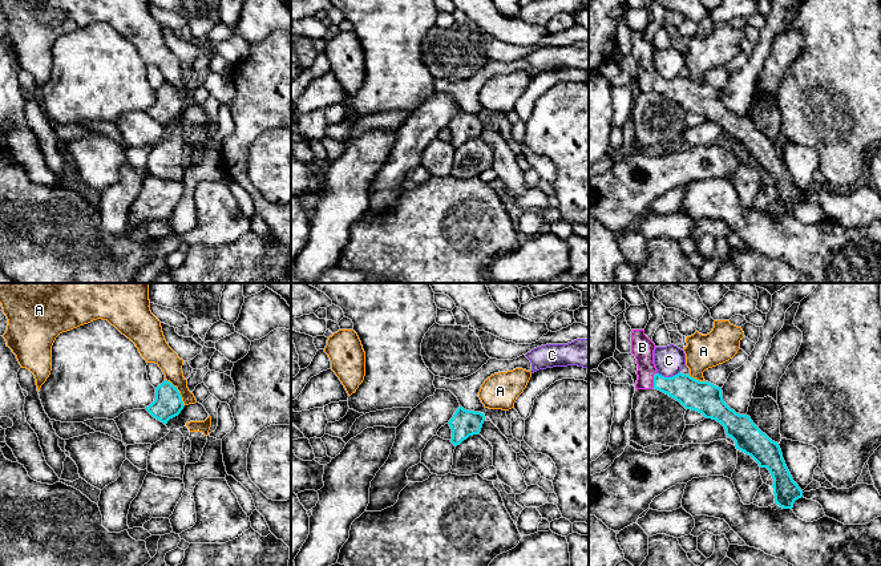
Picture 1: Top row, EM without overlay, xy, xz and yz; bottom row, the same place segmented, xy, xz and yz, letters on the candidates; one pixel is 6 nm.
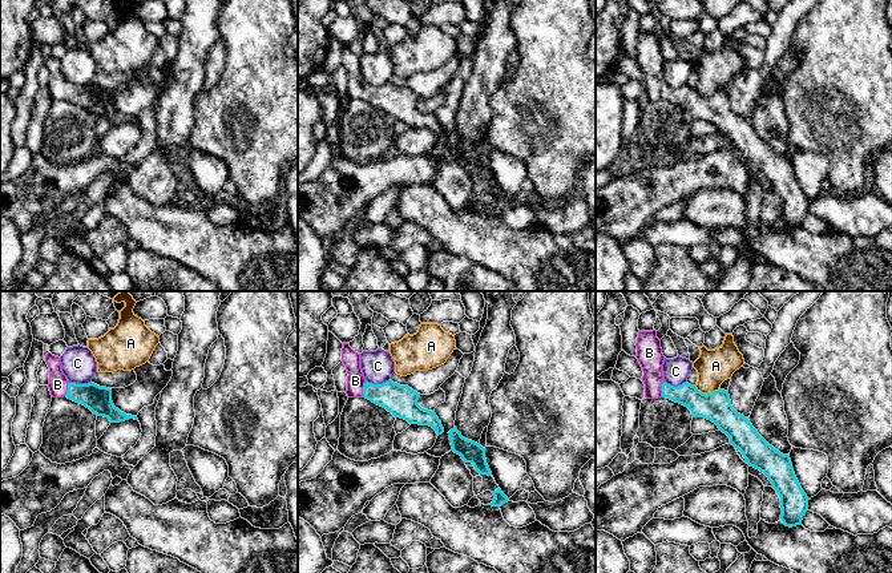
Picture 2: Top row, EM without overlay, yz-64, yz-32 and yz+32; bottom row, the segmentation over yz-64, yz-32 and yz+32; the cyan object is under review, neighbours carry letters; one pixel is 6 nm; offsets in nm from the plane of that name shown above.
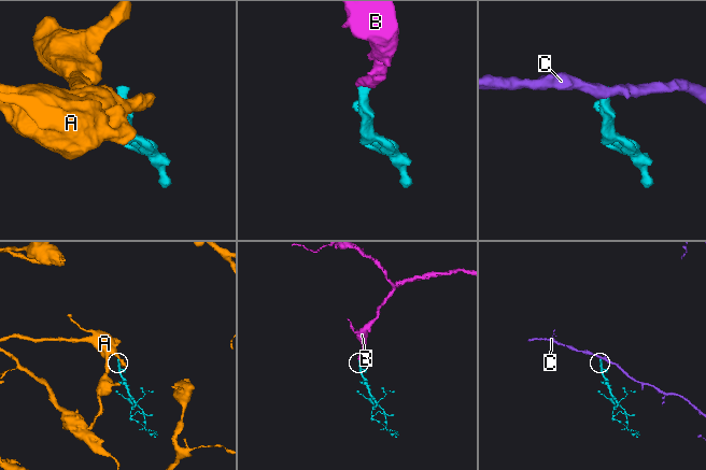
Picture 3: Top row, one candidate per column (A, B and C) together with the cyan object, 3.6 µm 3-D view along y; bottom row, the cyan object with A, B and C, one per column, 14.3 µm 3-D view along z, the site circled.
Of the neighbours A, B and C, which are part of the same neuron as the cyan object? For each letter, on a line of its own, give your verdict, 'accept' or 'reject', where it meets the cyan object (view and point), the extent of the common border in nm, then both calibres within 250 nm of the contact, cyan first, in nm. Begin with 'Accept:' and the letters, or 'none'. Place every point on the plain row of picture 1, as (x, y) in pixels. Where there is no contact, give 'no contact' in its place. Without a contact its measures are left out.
Accept: B
A: reject | xy (178, 94) | 200 nm | 170/140 nm
B: accept | yz (654, 83) | 100 nm | 180/140 nm
C: reject | yz (667, 80) | 140 nm | 190/180 nm

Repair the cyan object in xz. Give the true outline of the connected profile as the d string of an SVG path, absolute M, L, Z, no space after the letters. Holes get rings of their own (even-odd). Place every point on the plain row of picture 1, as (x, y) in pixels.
M458 109L448 125L452 132L450 145L457 149L469 138L478 137L481 134L484 124L484 116L466 113L462 109Z

